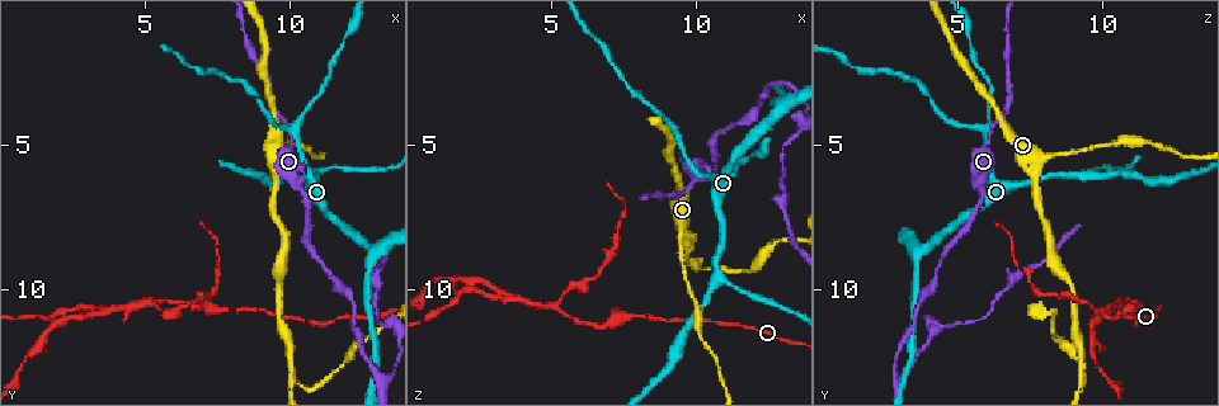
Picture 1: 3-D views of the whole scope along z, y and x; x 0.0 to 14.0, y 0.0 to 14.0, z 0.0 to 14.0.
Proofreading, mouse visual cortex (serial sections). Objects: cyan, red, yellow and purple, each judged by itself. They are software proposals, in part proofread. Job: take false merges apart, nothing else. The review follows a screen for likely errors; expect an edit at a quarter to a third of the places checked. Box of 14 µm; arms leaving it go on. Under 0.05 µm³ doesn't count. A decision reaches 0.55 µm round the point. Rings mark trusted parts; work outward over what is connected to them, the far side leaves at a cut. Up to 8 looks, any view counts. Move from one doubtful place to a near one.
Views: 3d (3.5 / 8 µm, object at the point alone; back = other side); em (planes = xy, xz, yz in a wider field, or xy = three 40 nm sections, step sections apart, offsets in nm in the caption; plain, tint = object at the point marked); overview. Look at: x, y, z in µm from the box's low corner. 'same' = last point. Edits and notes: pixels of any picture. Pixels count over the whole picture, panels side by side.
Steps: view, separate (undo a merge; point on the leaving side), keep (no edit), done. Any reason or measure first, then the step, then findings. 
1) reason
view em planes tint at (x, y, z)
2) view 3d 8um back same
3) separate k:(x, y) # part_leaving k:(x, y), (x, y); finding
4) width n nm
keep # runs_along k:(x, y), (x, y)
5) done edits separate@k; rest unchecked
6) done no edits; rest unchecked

two arms in line, one across
view 3d 3.5um at (10.6, 6.2, 9.5)

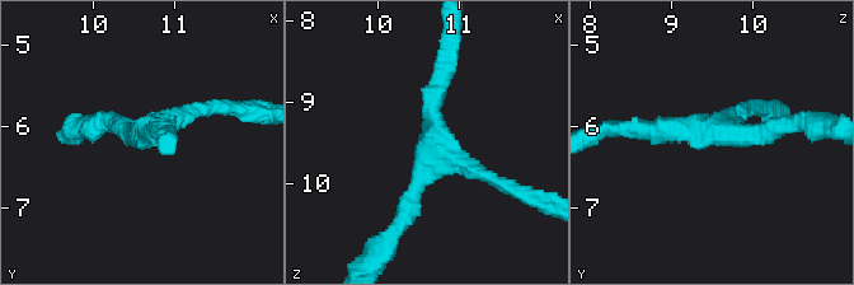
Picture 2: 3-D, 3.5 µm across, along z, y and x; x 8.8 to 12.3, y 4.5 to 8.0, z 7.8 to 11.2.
arms 3; arm_widths 150, 200, 250 nm; shape alone is not enough
view em planes tint at (10.70, 6.10, 9.50)

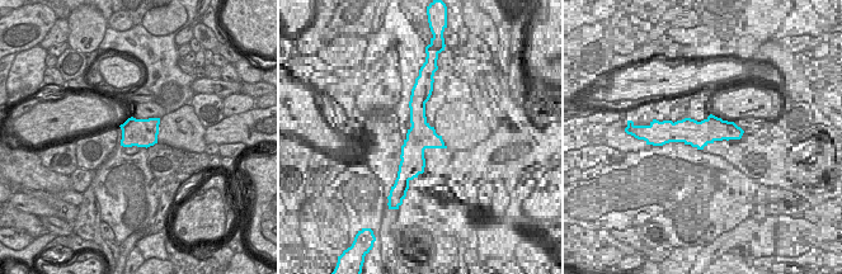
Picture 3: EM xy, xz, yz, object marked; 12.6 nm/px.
width 360 nm
keep # runs_along 2:(449, 57), (406, 214); continuous, no second cell

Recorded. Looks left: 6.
sharp bend
view 3d 3.5um at (13.1, 13.1, 2.8)

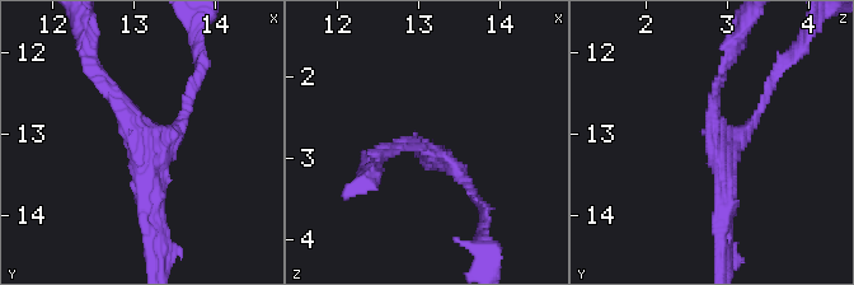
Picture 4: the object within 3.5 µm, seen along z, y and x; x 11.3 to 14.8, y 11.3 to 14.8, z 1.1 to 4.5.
need the tissue
view em planes tint at (13.10, 13.15, 2.90)

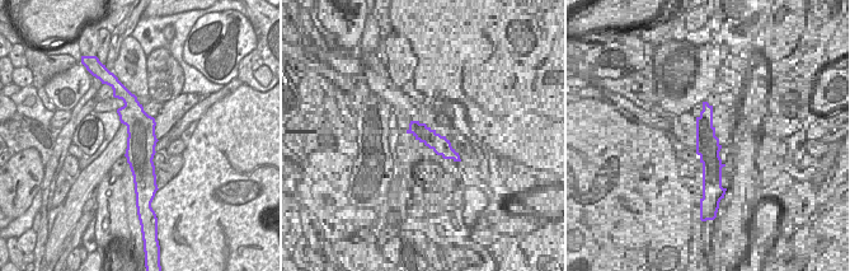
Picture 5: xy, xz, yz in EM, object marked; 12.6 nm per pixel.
view em xy step 5 tint same

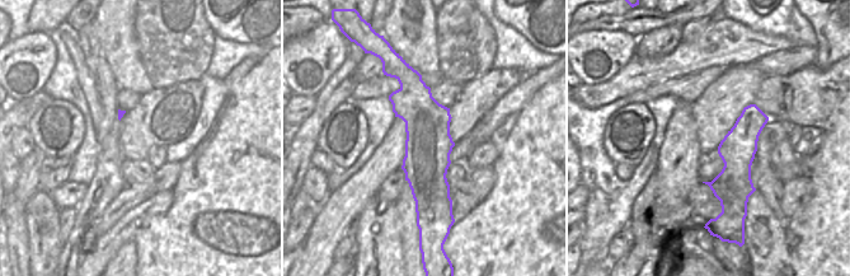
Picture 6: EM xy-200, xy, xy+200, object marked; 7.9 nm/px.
width 360 nm
keep # runs_along 6:(409, 71), (435, 202); one cell here

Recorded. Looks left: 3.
branch point
view 3d 3.5um back at (10.1, 13.3, 9.2)

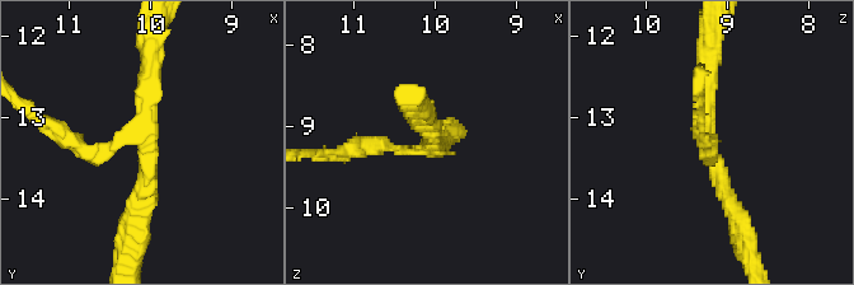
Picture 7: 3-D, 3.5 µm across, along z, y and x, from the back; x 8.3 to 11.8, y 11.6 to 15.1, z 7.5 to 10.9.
arms 3; arm_widths 200, 200, 250 nm; need the tissue
view em xy step 1 tint at (10.15, 13.20, 9.30)

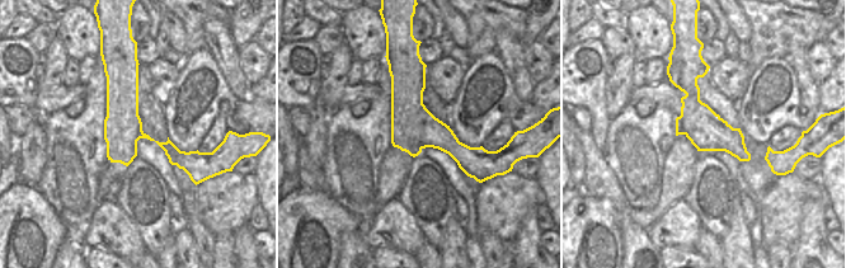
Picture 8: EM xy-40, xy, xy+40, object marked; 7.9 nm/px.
separate 7:(93, 149) # part_leaving 7:(141, 132), (83, 152), (36, 116); a second cell is stuck on

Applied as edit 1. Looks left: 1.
done edits separate@7; rest unchecked

